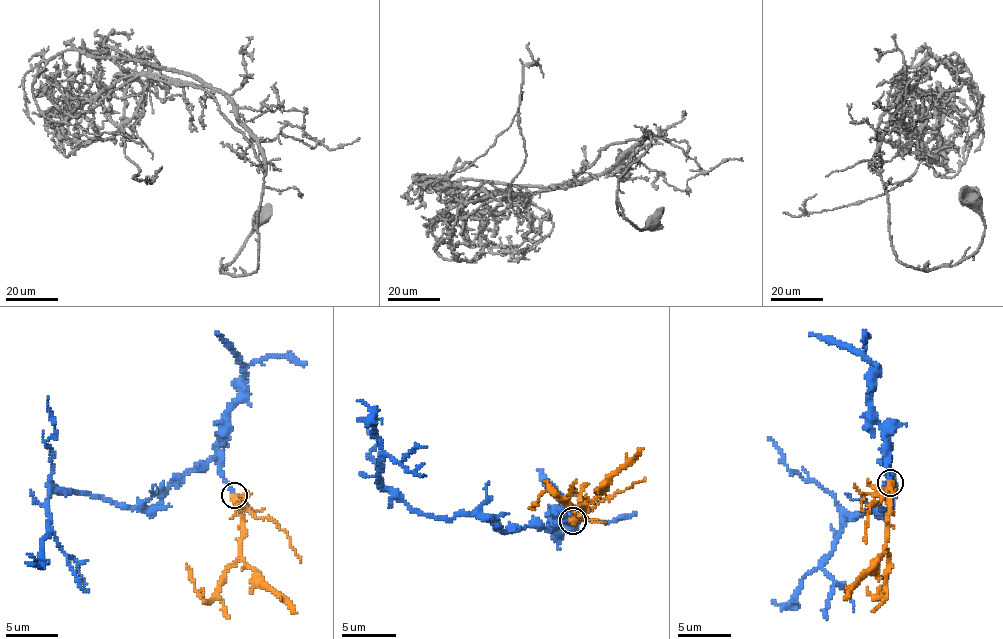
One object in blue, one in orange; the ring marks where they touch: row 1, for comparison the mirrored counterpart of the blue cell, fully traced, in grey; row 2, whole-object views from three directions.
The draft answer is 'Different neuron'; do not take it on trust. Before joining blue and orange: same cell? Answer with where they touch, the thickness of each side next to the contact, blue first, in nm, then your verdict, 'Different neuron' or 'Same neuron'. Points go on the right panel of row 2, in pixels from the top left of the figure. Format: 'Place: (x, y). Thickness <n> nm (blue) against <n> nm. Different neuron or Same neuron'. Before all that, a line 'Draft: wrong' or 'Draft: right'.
Draft: wrong
Place: (890, 482). Thickness 180 nm (blue) against 380 nm. Same neuron

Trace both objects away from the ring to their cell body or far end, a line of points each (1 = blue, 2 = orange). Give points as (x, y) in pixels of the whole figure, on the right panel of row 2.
1: (891, 482), (889, 450), (893, 500), (880, 518), (875, 511), (843, 529), (822, 569), (833, 581), (827, 618)
2: (891, 482), (887, 584), (881, 597), (877, 593), (888, 576), (887, 561)

